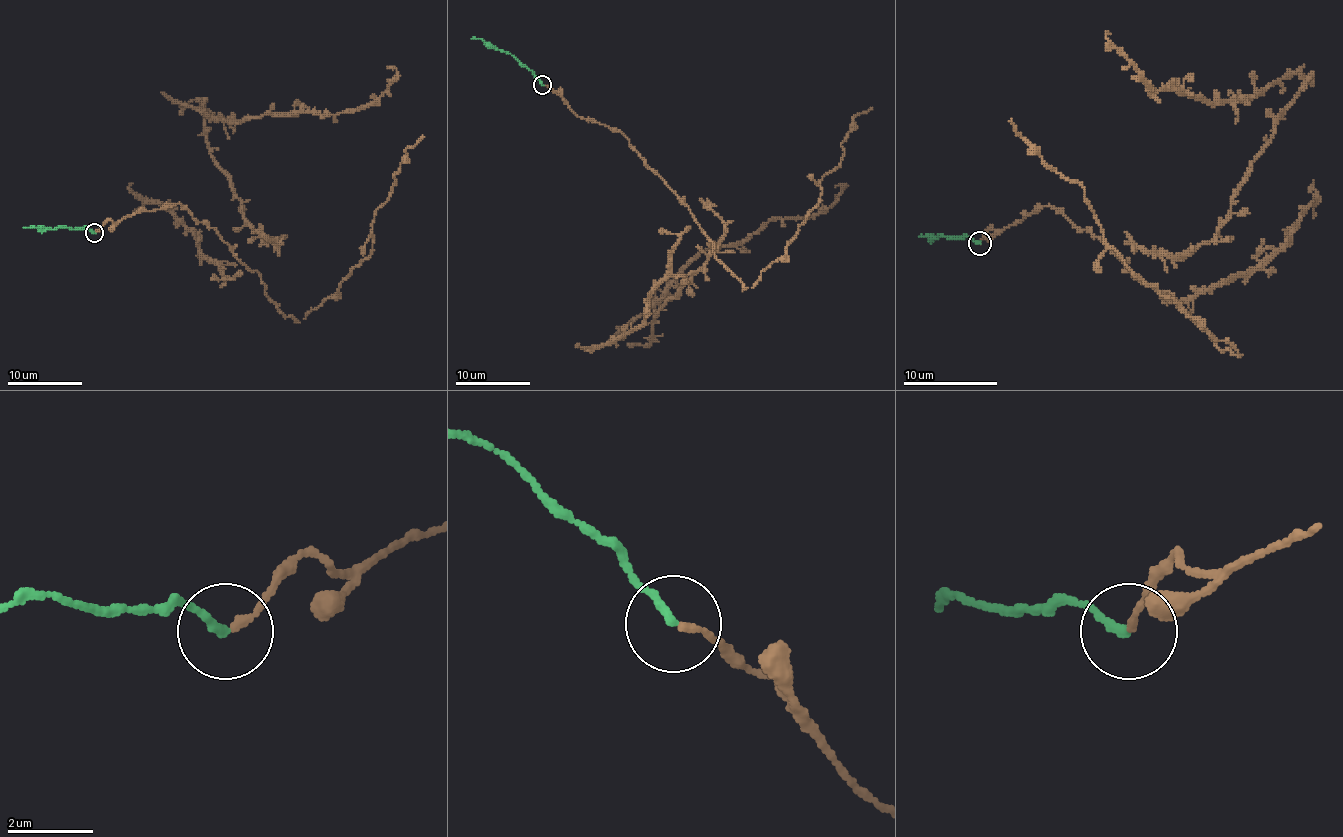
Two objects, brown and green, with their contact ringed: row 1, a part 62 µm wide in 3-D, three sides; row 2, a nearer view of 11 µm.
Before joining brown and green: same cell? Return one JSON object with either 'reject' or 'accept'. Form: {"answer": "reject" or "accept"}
{"answer": "accept"}

